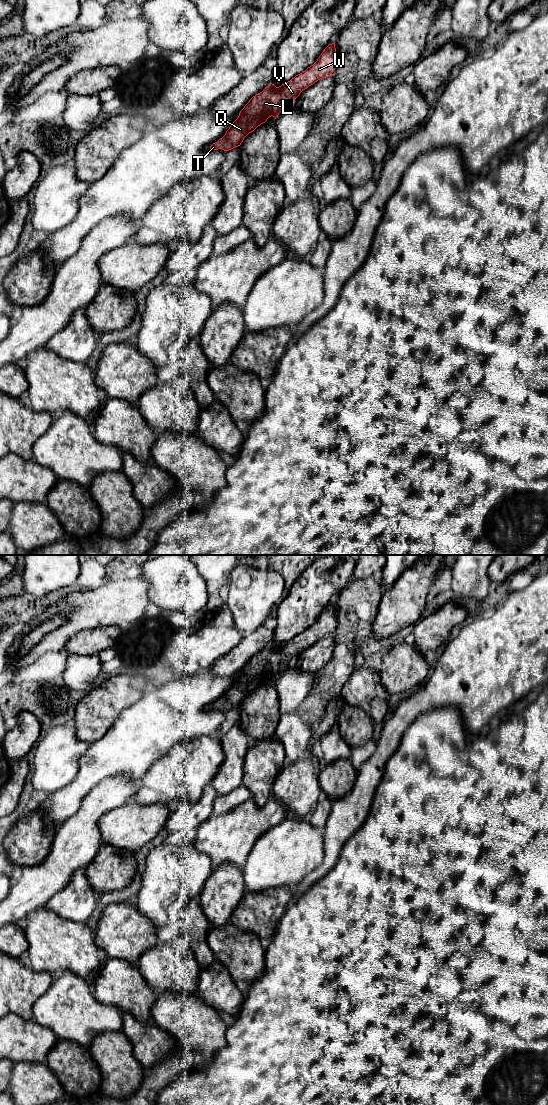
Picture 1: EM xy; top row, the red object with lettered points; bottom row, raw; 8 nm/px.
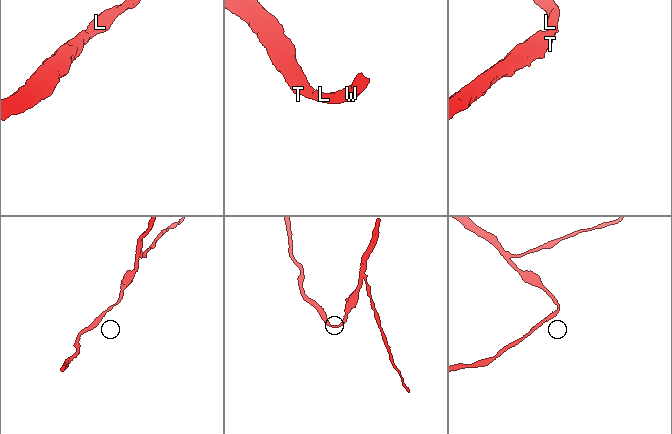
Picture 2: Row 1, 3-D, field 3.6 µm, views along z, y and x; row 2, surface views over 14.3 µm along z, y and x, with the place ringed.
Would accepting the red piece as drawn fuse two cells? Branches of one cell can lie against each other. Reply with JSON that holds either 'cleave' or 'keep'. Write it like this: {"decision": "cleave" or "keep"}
{"decision": "keep"}

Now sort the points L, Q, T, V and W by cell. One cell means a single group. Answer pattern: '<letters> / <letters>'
L Q T V W

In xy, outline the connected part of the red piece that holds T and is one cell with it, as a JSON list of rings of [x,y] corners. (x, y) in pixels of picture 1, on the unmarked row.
[[[335,602],[329,604],[317,621],[302,633],[279,647],[270,644],[253,656],[240,671],[225,695],[210,706],[211,710],[229,711],[238,707],[244,698],[273,676],[275,679],[300,653],[318,640],[330,637],[337,627]]]

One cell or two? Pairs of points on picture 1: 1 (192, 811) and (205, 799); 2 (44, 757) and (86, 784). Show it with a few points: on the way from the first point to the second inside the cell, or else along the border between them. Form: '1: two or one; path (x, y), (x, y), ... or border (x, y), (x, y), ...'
1: one; path (195, 809), (202, 802)
2: two; border (84, 754), (80, 759), (76, 776), (57, 791)

